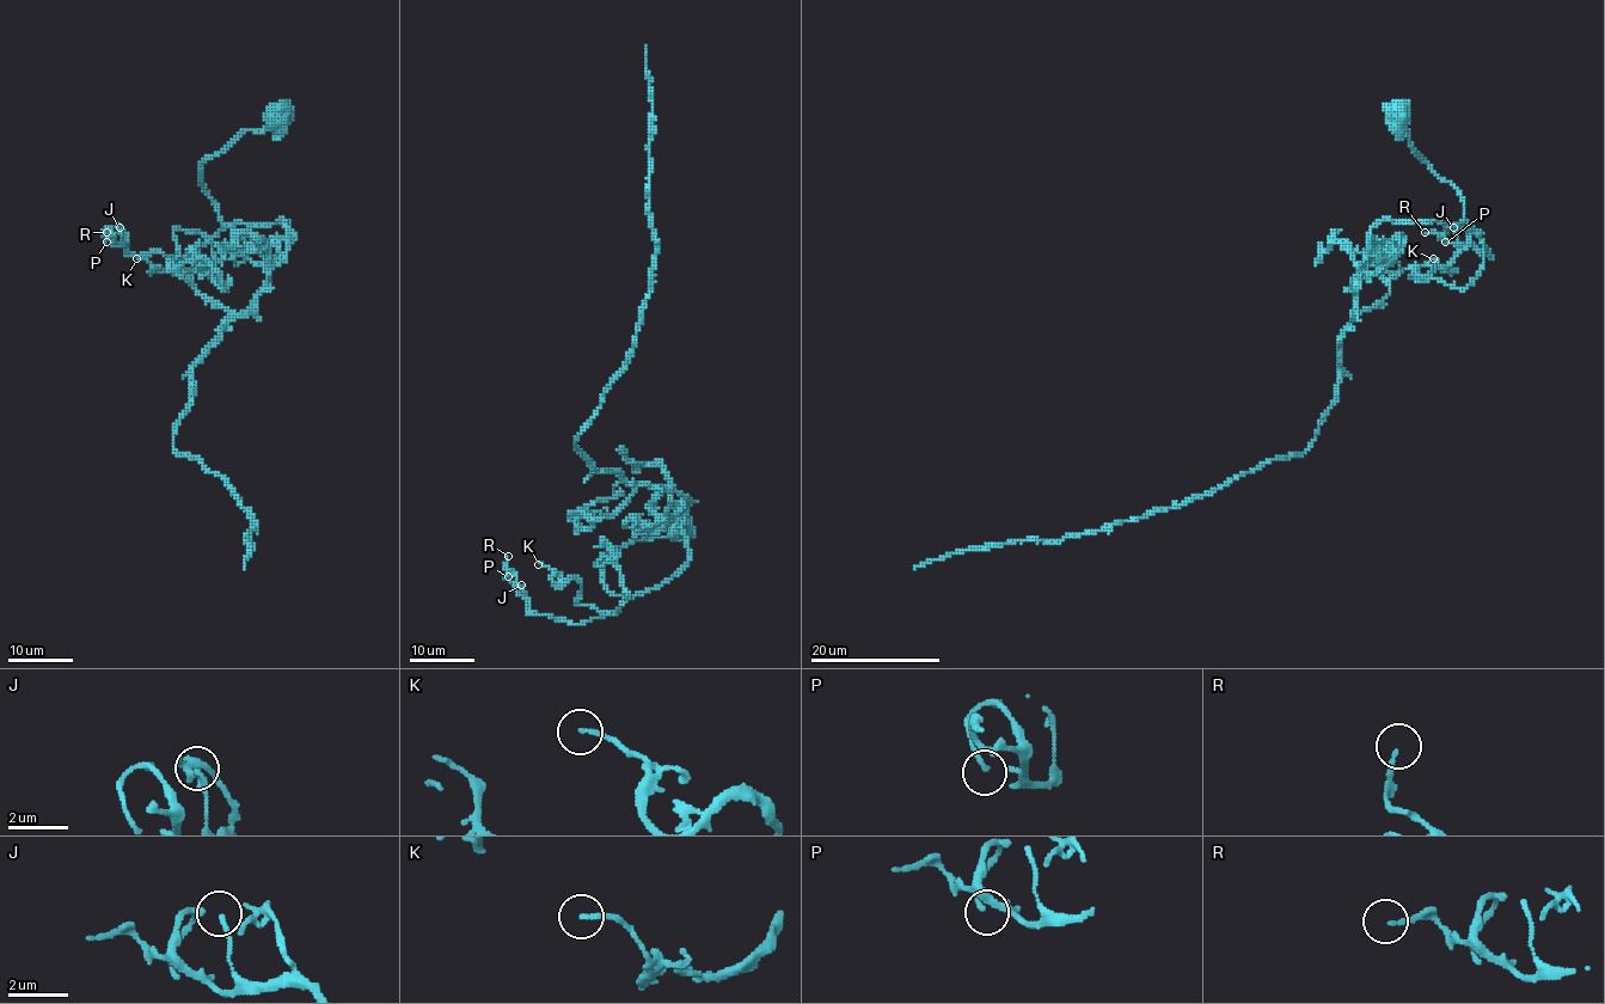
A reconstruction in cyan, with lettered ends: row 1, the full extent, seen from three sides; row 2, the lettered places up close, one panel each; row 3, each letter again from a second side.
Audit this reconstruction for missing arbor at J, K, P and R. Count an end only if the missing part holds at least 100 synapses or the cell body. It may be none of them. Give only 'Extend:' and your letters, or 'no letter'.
Extend: no letter

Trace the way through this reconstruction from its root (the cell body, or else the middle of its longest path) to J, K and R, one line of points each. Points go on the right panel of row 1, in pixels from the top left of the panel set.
J: (1397, 117), (1416, 153), (1458, 193), (1465, 221), (1493, 258), (1462, 244), (1453, 227)
K: (1397, 117), (1416, 153), (1458, 193), (1465, 221), (1481, 234), (1471, 231), (1449, 271), (1433, 258)
R: (1397, 117), (1416, 153), (1458, 193), (1465, 221), (1493, 258), (1472, 244), (1425, 232)

